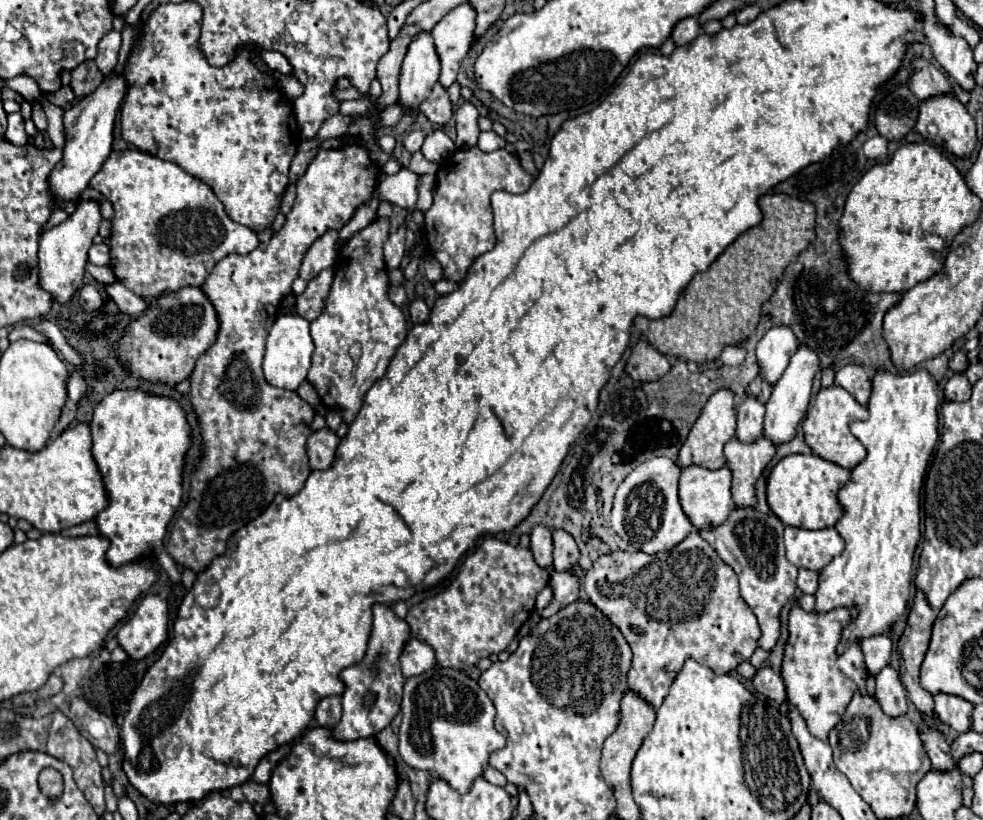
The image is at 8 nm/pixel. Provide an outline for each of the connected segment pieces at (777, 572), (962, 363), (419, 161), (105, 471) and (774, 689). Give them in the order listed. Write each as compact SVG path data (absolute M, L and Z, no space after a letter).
M735 508L725 524L715 530L703 530L701 536L719 554L719 558L737 572L741 596L753 608L761 626L759 646L765 652L771 652L781 636L781 608L795 596L797 590L797 566L785 558L783 522L777 516L761 514L755 508Z
M955 352L953 358L949 360L949 368L953 372L965 372L967 370L967 356L963 352Z
M415 152L409 164L409 170L415 174L435 174L437 172L437 164L431 164L425 160L425 156L421 152Z
M141 388L133 390L115 390L99 402L91 420L93 432L93 458L103 476L109 506L97 514L95 522L99 534L111 540L111 548L107 552L107 560L111 566L133 562L145 554L153 554L159 566L169 574L173 583L180 583L181 573L177 572L173 558L163 550L163 536L167 532L167 524L177 512L183 498L183 466L185 454L191 448L191 426L187 422L187 414L181 404L173 398L153 396L143 392Z
M763 666L757 670L757 674L753 676L753 686L759 694L763 694L765 698L769 700L775 700L775 702L785 702L787 700L787 692L785 692L785 684L783 684L783 678L773 672L773 668L769 666Z

